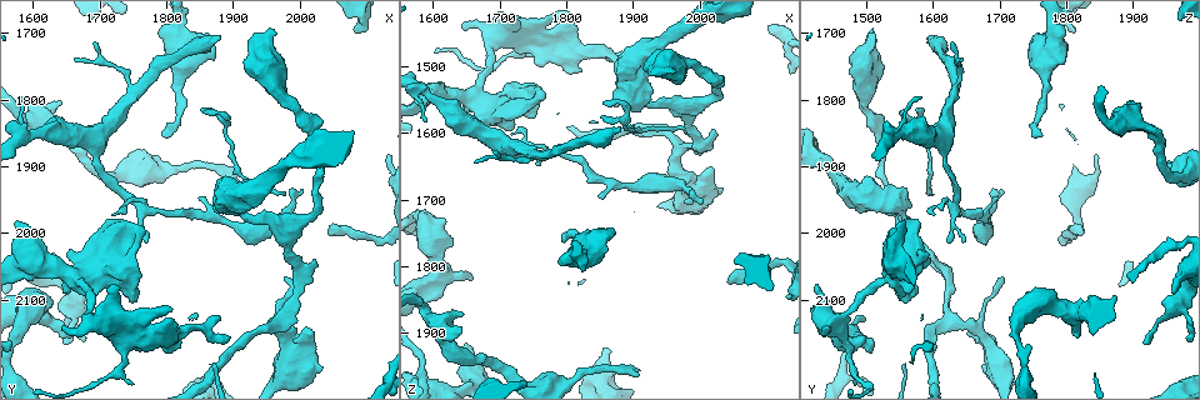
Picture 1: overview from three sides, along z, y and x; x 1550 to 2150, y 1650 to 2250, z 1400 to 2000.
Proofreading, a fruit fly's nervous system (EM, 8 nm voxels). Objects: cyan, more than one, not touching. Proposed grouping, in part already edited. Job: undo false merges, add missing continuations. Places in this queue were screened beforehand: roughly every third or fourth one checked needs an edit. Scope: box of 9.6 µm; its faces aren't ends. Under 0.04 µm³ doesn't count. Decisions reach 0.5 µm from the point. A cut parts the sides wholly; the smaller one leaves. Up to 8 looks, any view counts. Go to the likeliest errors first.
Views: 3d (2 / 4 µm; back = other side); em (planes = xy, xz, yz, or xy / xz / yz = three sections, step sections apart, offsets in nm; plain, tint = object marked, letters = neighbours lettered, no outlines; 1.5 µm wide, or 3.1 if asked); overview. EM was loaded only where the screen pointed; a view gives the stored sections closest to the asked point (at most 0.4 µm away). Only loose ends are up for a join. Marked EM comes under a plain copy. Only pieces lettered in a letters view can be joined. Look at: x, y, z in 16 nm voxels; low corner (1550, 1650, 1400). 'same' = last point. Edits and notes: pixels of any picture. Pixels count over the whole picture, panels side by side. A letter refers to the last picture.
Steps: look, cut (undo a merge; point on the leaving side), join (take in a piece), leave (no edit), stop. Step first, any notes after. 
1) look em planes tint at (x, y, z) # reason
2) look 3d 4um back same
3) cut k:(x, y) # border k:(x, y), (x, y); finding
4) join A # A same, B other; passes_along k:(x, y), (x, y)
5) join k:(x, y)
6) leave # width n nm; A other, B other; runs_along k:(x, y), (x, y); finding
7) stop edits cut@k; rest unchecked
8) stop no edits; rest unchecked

look 3d 2um at (2045, 2005, 1820) # branch stops here

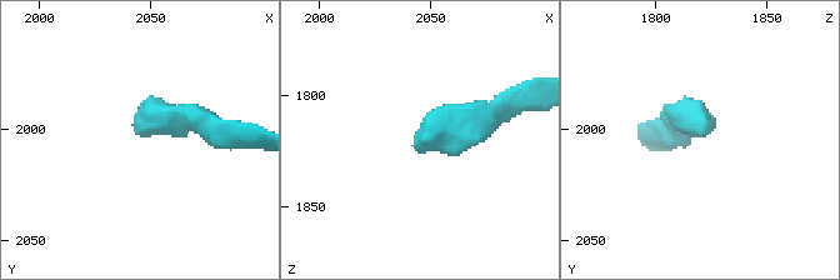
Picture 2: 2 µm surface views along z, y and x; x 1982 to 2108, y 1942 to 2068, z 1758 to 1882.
look em planes letters at (2044, 2003, 1821) # need the tissue

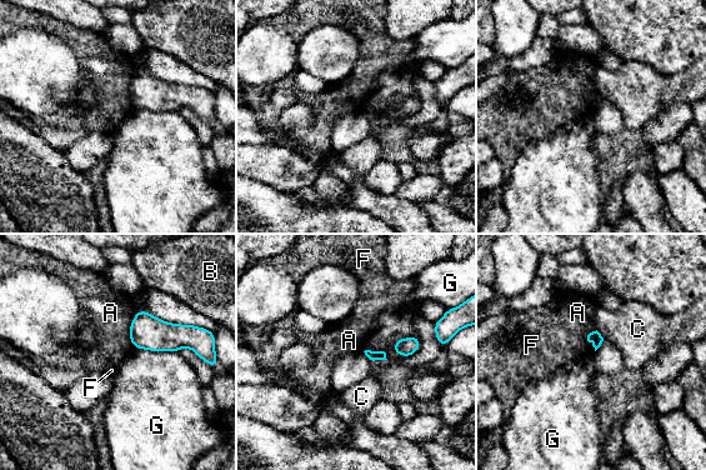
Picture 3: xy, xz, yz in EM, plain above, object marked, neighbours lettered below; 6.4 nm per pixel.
leave # A other, B other, C other, F other, G other; border 3:(419, 338), (399, 338), (392, 350); none of them fits

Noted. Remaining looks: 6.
look 3d 4um at (1875, 1710, 1585) # an open end

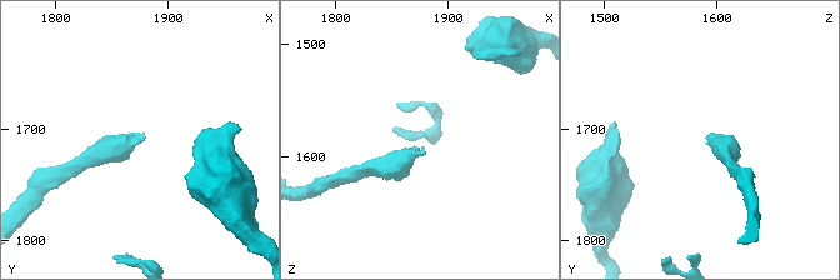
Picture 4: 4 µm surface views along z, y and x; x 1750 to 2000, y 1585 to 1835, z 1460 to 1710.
look em planes letters at (1878, 1710, 1588)

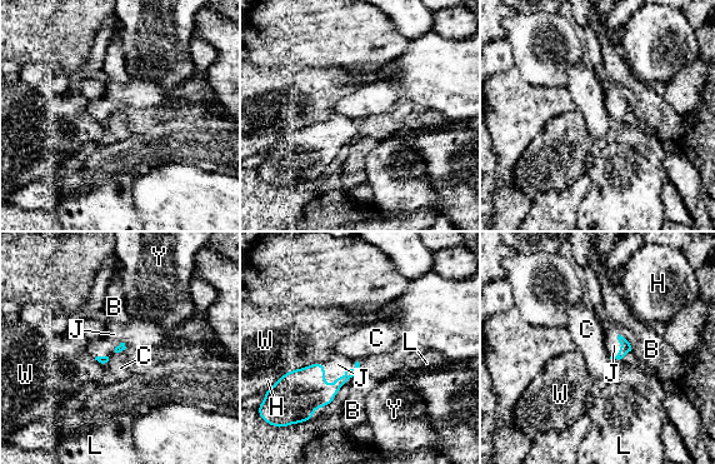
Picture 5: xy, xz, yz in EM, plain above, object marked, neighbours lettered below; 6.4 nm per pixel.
join J # B other, C other, H other, J same, L other, W other, Y other; passes_along 5:(303, 390), (339, 377), (338, 364); it goes on there

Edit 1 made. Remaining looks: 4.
look overview

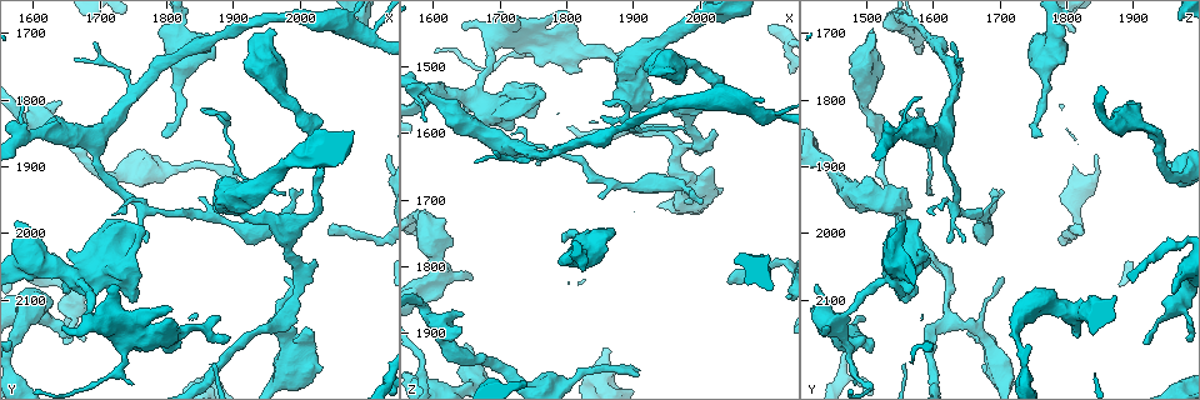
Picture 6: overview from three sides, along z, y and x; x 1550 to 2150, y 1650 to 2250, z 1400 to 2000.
look 3d 2um at (1825, 2165, 1505) # free end

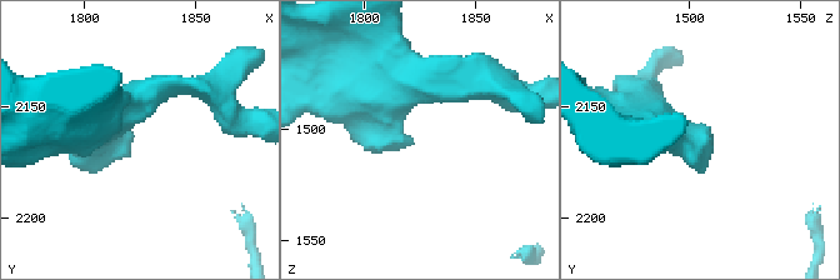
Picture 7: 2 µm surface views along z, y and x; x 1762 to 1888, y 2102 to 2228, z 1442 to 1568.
look em xy step 8 tint at (1822, 2167, 1506)

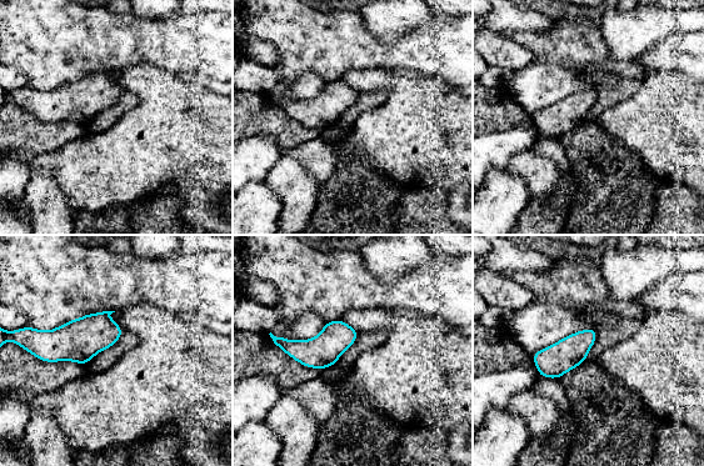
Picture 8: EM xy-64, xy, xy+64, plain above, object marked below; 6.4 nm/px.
look em planes letters same # another direction

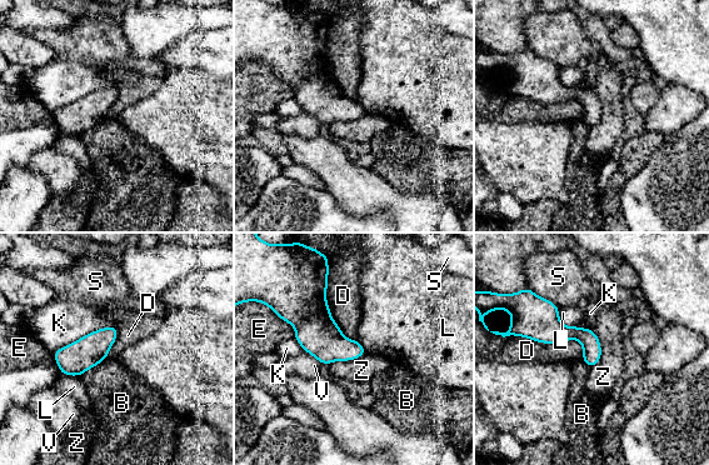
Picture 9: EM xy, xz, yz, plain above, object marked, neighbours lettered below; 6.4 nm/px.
leave # longest_contact D 460 nm; B other, D other, E other, K other, L other, S other, V other, Z other; none of them fits

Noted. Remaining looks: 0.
stop edits join@5; rest unchecked

